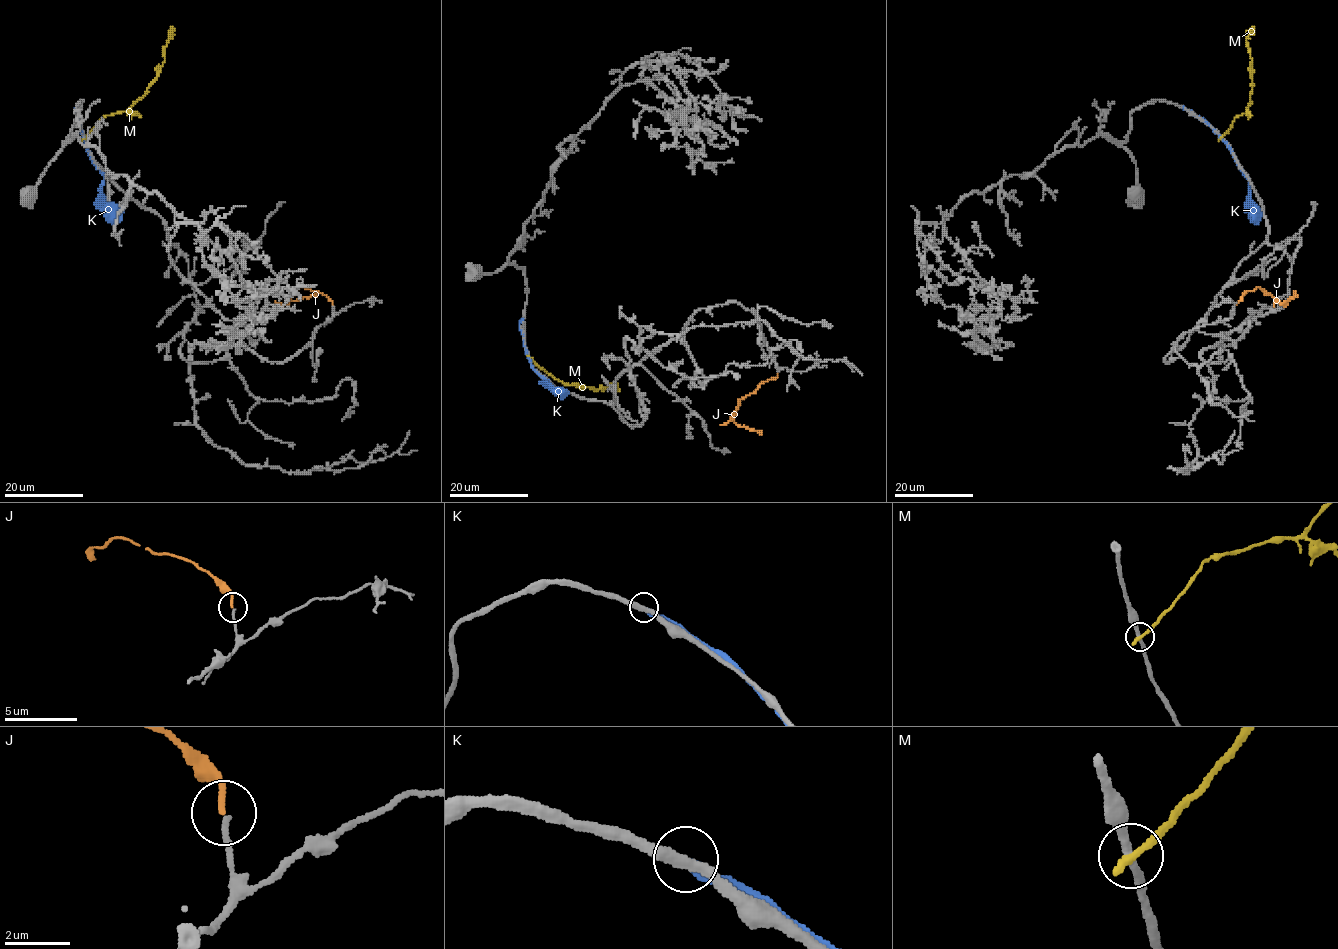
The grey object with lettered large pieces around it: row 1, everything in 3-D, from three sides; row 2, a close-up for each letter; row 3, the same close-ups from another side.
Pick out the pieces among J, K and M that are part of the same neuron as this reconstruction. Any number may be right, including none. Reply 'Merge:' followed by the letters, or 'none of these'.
Merge: J

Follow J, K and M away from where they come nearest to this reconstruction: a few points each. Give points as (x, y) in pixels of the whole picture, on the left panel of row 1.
J: (333, 305), (320, 292), (300, 286), (287, 303), (311, 296), (315, 290)
K: (77, 107), (73, 110), (86, 148), (103, 175), (103, 211), (115, 223)
M: (84, 137), (103, 117), (128, 111), (157, 76), (173, 27)

